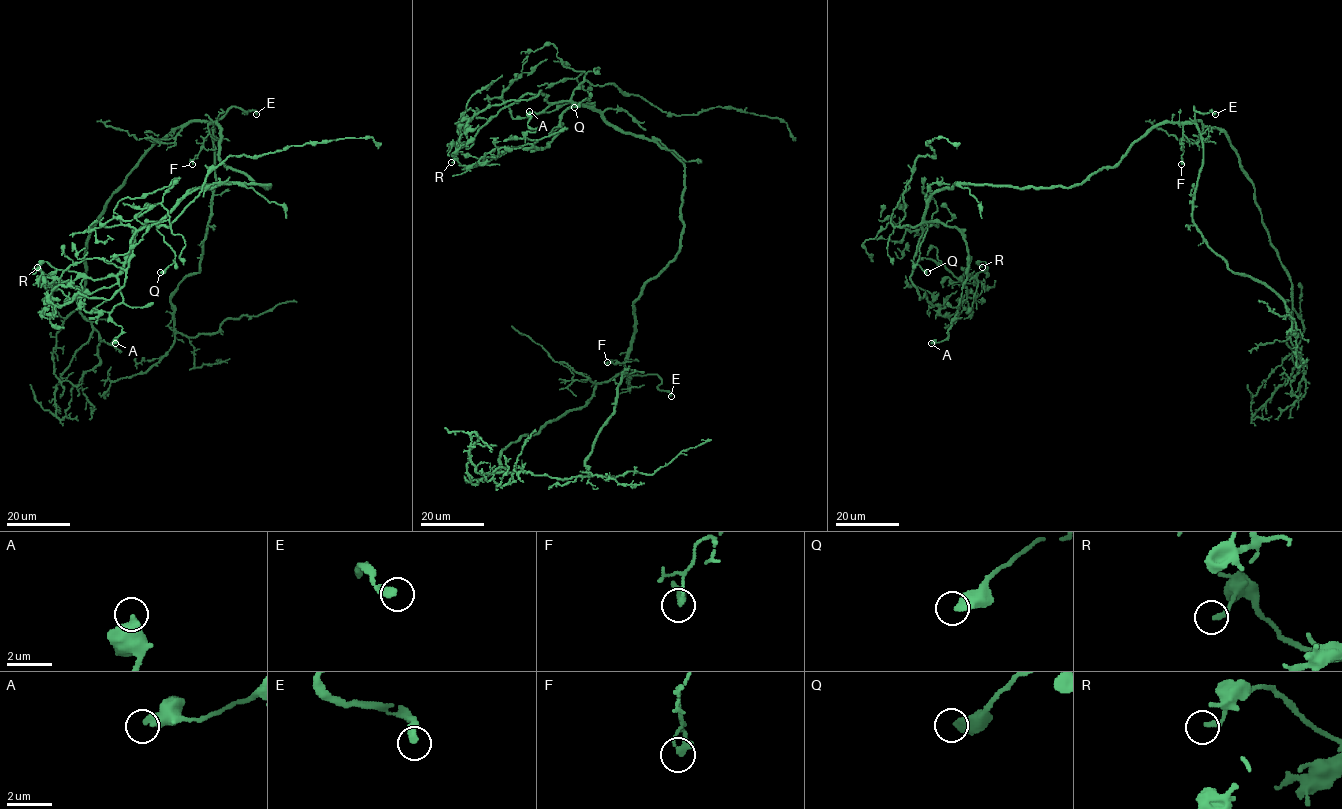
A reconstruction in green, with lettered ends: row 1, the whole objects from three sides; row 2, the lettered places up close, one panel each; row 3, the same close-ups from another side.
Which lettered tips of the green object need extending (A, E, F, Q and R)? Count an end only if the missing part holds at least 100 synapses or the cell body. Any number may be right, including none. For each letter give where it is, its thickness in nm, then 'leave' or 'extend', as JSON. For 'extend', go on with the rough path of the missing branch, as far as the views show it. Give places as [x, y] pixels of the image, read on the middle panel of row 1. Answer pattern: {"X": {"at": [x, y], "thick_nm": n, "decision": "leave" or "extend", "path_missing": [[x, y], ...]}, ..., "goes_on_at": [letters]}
{"A": {"at": [529, 111], "thick_nm": 480, "decision": "leave"}, "E": {"at": [671, 396], "thick_nm": 280, "decision": "extend", "path_missing": [[671, 396], [680, 408]]}, "F": {"at": [607, 362], "thick_nm": 320, "decision": "leave"}, "Q": {"at": [574, 107], "thick_nm": 440, "decision": "leave"}, "R": {"at": [451, 162], "thick_nm": 190, "decision": "leave"}, "goes_on_at": ["E"]}

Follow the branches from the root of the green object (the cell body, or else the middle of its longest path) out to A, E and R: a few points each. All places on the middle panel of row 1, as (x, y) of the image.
A: (649, 280), (680, 245), (684, 165), (579, 105), (548, 146), (532, 147), (529, 111)
E: (649, 280), (634, 304), (634, 334), (625, 372), (656, 375), (661, 380), (657, 387), (671, 396)
R: (649, 280), (683, 226), (684, 165), (671, 151), (574, 105), (544, 148), (451, 162)

